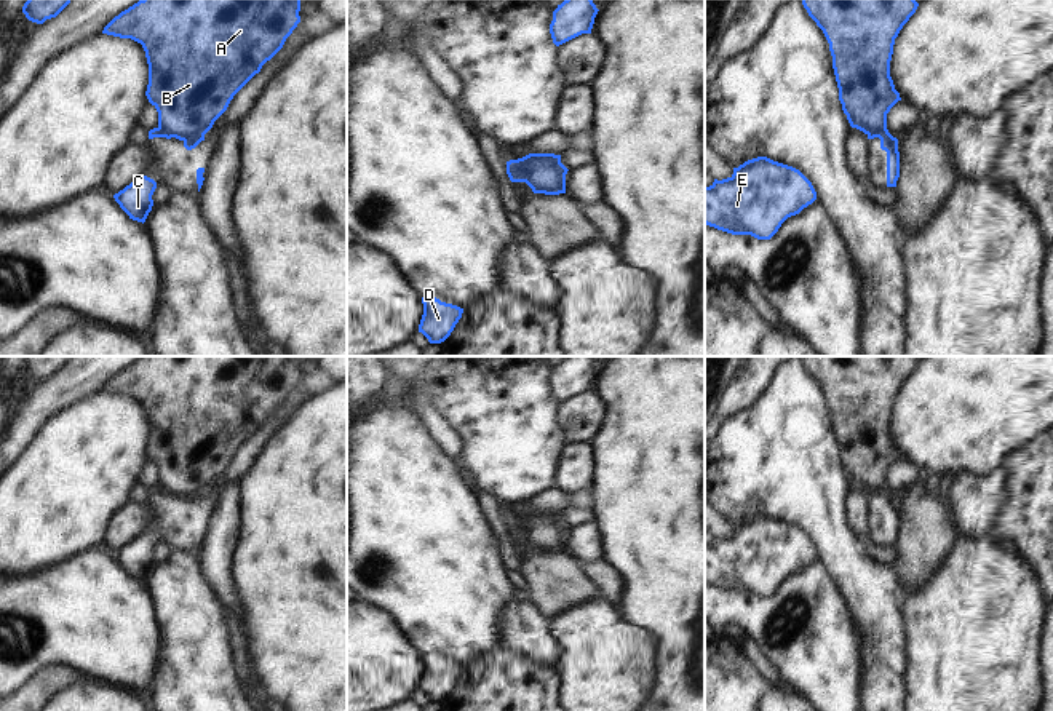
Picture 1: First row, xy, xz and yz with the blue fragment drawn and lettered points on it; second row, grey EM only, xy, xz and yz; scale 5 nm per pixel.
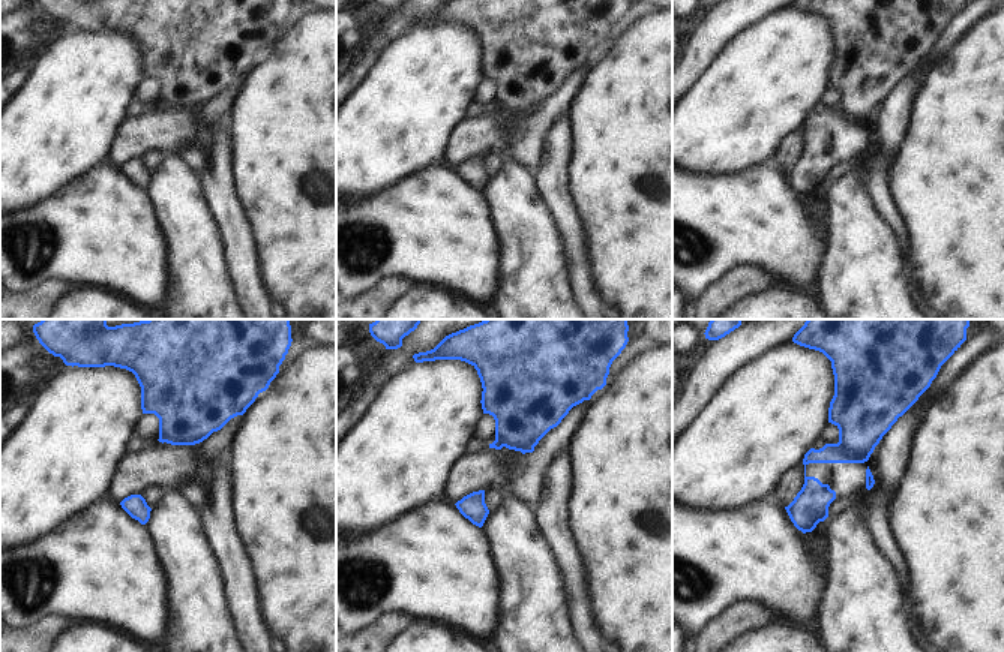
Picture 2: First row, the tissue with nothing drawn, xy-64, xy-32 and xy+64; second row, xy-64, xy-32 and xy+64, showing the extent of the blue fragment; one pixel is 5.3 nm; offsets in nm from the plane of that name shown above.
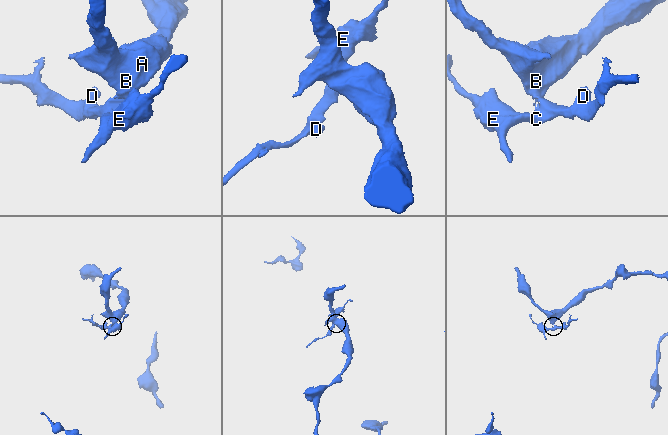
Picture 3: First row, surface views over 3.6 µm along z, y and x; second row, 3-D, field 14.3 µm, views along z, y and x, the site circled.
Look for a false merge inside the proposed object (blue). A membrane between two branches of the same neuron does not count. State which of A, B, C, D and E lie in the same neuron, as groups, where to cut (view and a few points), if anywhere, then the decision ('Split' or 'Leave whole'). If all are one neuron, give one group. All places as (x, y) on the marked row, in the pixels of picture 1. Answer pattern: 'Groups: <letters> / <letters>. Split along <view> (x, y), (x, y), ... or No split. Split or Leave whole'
Groups: A B / C D E. Split along xz (518, 158), (526, 181). Split.

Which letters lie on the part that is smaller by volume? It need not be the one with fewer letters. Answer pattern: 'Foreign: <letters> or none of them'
Foreign: C, D, E

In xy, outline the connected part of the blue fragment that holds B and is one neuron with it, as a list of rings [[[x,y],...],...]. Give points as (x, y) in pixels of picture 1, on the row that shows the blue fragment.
[[[139,0],[115,16],[102,34],[142,45],[149,64],[145,96],[158,112],[158,128],[179,141],[205,136],[233,96],[270,61],[300,22],[300,0]]]

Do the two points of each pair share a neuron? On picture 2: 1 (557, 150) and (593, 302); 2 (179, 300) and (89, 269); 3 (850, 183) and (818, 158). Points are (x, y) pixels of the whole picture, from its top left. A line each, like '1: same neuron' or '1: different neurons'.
1: same neuron
2: different neurons
3: different neurons

